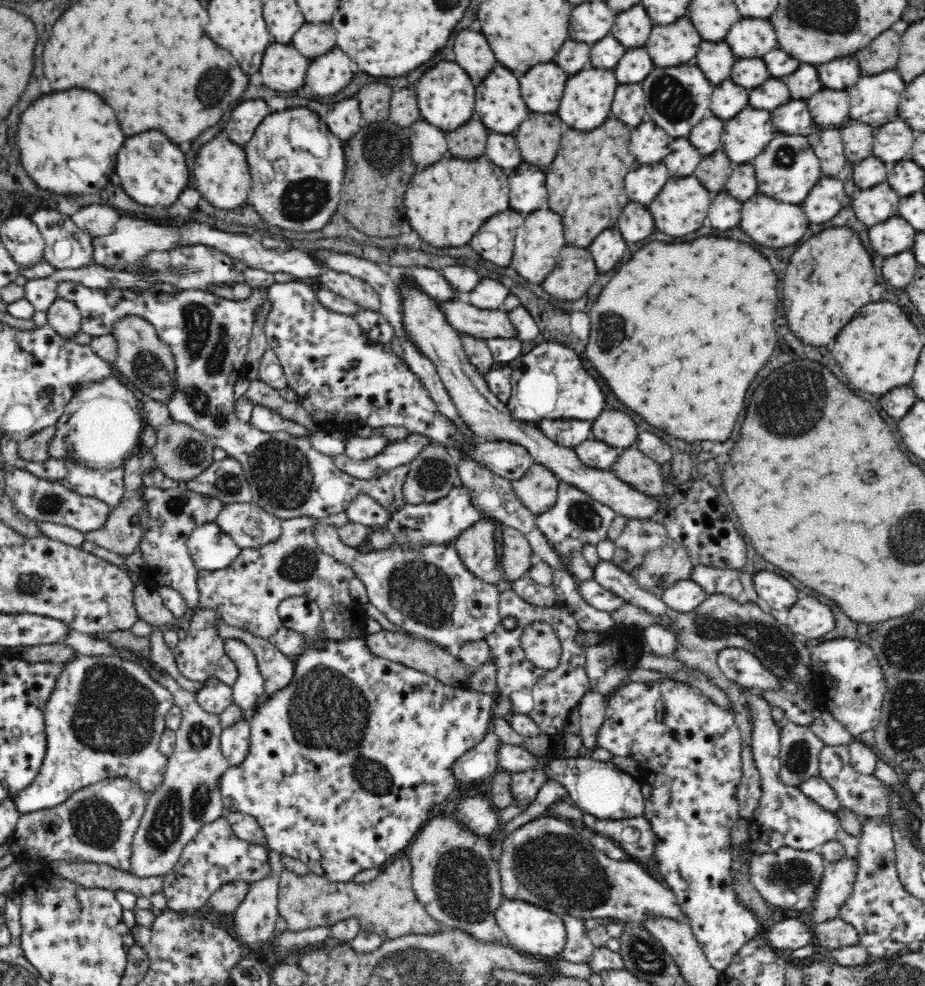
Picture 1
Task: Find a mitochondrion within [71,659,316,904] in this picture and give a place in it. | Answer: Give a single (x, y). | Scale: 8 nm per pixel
(190, 800)

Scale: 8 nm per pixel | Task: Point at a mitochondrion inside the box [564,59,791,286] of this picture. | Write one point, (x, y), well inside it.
(674, 101)

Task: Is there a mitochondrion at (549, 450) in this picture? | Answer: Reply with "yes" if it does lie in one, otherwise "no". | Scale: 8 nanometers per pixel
no

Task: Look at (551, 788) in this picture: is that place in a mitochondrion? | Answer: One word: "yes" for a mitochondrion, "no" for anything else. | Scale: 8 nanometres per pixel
no

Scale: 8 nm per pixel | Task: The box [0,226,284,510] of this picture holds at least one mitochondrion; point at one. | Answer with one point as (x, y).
(209, 336)

